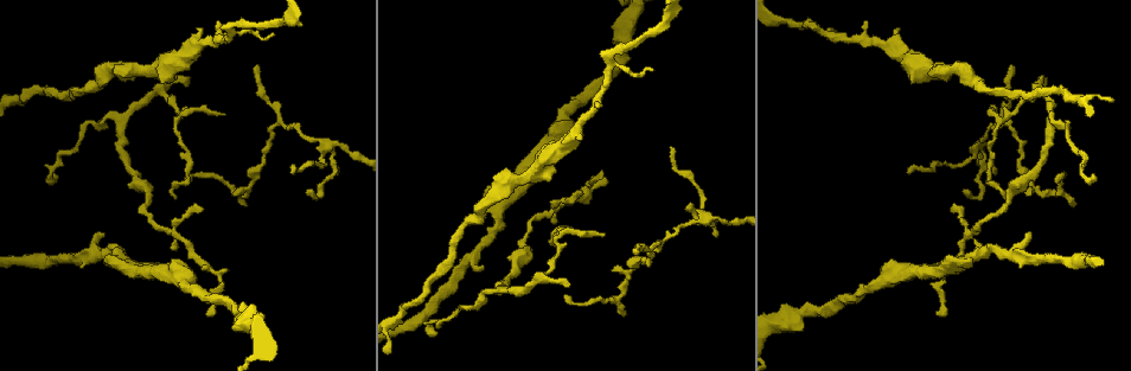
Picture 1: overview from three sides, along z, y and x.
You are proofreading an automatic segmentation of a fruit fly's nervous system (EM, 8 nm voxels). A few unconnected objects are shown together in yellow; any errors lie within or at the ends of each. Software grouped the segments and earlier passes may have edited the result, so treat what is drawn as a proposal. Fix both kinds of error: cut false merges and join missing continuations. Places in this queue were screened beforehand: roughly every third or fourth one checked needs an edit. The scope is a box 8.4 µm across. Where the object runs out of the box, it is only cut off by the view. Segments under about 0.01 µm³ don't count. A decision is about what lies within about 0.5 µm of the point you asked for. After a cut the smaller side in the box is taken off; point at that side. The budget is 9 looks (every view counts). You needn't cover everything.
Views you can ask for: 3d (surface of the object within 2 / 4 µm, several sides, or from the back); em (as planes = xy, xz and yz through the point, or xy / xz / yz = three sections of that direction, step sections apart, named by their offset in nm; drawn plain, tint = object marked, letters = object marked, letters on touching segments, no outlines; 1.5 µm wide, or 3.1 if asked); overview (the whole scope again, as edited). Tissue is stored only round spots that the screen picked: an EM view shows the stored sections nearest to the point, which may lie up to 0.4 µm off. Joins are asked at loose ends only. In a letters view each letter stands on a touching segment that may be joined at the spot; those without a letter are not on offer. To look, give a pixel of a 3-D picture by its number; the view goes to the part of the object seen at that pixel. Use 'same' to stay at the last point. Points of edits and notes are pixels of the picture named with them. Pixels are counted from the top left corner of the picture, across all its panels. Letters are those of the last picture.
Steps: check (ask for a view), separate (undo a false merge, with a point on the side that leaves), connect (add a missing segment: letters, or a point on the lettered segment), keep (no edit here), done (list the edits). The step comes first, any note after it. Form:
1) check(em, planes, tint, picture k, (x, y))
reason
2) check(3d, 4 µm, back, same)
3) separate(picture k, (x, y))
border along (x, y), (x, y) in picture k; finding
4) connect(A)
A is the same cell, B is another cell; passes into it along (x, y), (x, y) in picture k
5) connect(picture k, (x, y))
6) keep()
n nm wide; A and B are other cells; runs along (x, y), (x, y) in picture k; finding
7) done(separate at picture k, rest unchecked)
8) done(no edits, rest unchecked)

check(3d, 2 µm, picture 1, (246, 203))
tapers out

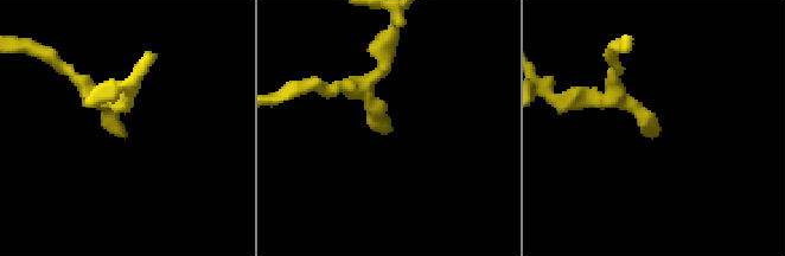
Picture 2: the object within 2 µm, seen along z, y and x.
check(em, planes, plain, picture 2, (387, 134))
need the tissue

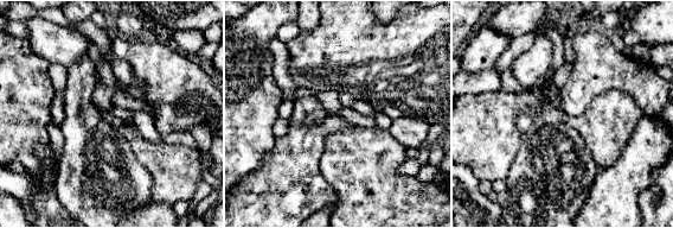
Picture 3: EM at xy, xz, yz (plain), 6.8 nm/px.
check(em, planes, letters, same)
see the neighbours

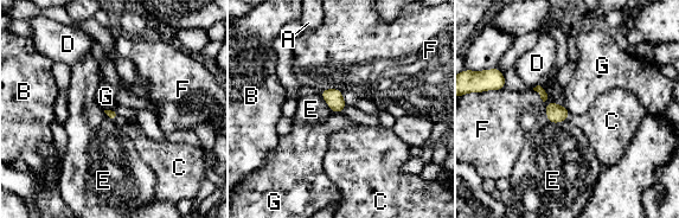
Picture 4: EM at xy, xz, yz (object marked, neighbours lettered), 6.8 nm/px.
connect(picture 4, (603, 124))
C is the same cell, A, B, D, E, F and G are other cells; passes into it along (556, 114), (568, 116), (603, 124) in picture 4; the neuron continues

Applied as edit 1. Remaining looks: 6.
check(em, xy, step 4, letters, picture 1, (187, 83))

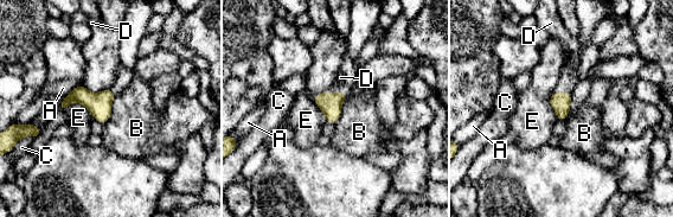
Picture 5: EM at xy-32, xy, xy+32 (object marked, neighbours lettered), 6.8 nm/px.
connect(picture 5, (566, 83))
D is the same cell, A, B, C and E are other cells; the neuron continues

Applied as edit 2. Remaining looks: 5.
check(overview)

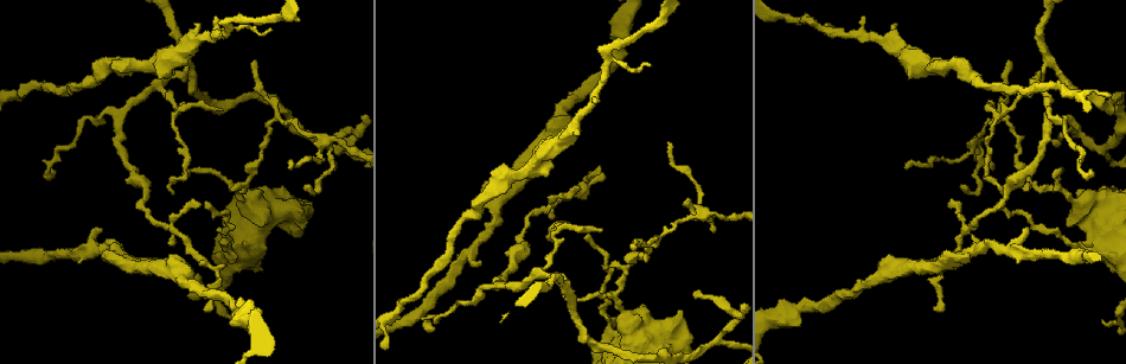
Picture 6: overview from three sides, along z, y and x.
check(em, xz, step 8, tint, picture 6, (905, 169))
tapers out

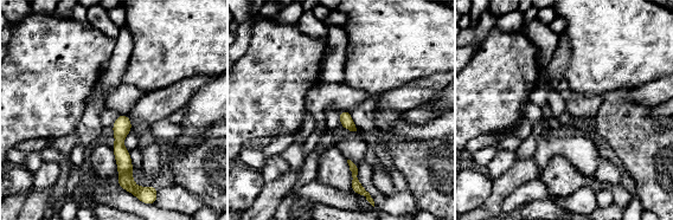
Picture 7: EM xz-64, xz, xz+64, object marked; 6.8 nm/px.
check(em, planes, letters, same)

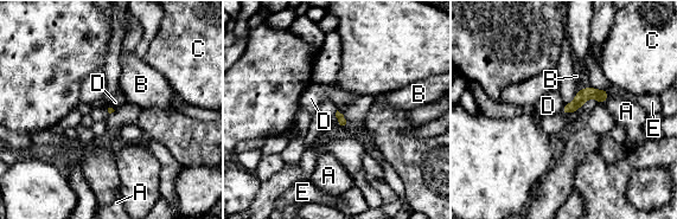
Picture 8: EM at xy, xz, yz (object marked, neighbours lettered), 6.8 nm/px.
keep()
A touches over 110 nm; A, B, C, D and E are other cells; runs along (605, 92), (586, 94), (564, 110) in picture 8; no lettered segment goes on from it

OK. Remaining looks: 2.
done(connect at picture 4, connect at picture 5, rest unchecked)

